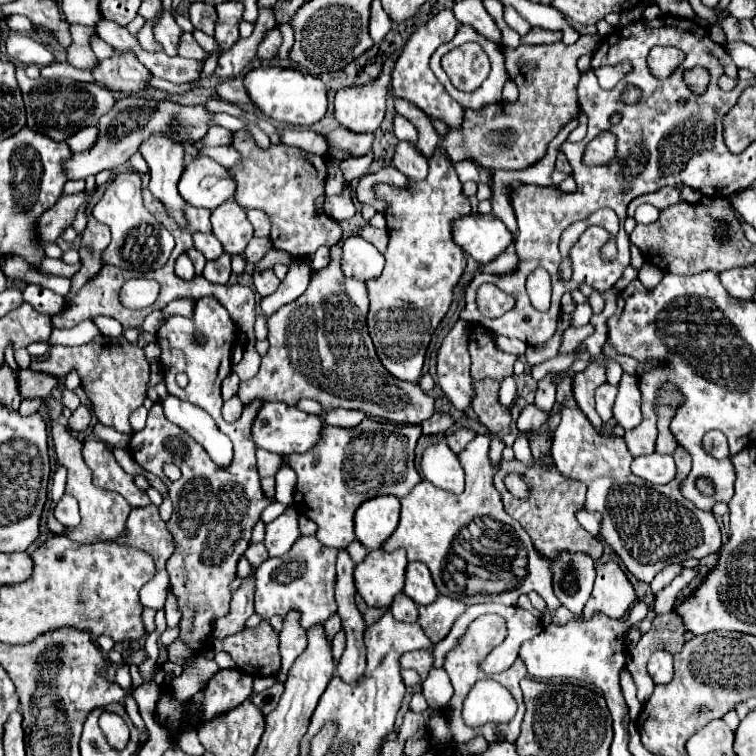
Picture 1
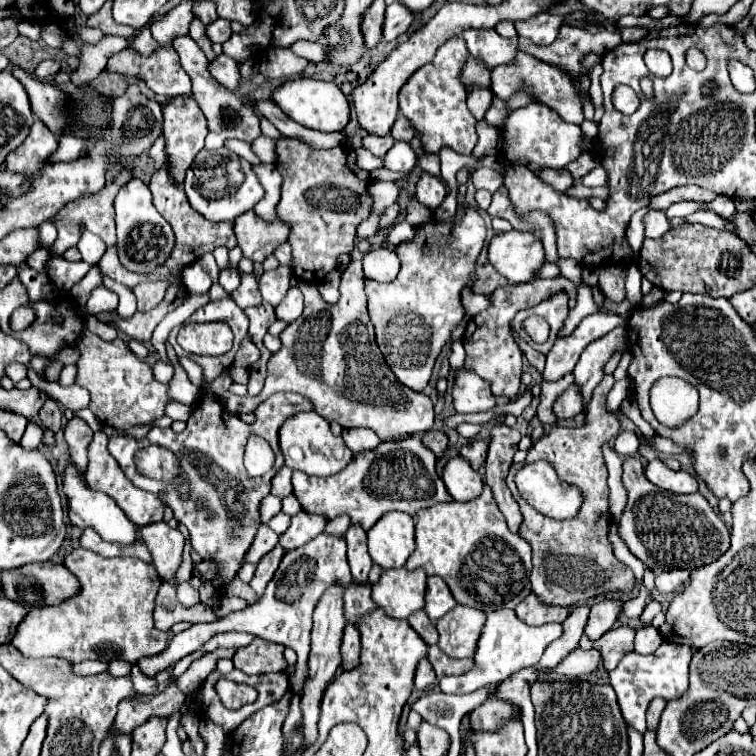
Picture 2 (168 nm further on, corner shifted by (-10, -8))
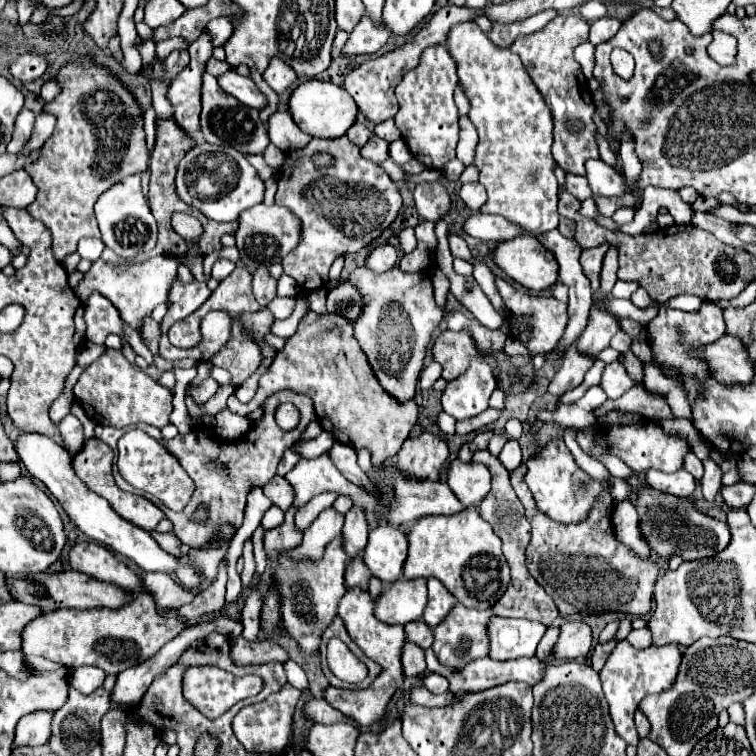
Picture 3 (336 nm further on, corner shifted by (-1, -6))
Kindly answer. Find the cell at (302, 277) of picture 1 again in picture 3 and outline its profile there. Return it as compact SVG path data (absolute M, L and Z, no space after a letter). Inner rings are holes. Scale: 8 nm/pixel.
M274 297L268 305L268 309L272 311L272 315L276 319L286 319L292 315L294 311L294 305L296 305L296 299L294 297Z

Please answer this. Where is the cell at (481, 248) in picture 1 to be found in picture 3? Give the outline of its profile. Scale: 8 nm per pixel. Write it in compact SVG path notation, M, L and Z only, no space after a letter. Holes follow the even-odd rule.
M532 235L500 243L494 251L494 261L508 277L536 293L550 289L558 281L554 255Z

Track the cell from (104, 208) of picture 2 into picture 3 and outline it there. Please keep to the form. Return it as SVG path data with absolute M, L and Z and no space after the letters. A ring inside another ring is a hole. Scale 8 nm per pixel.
M82 57L62 67L56 81L60 95L44 105L44 111L56 117L56 129L44 143L42 155L26 165L26 171L38 187L36 201L26 207L26 211L50 229L54 257L62 263L66 255L76 251L78 239L100 237L94 203L122 177L144 173L150 151L146 147L144 111L108 67L90 57Z

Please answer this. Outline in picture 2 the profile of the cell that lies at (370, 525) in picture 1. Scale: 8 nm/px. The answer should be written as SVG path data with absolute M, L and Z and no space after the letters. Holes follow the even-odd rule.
M401 511L385 513L367 533L369 555L381 569L403 567L415 549L413 517Z

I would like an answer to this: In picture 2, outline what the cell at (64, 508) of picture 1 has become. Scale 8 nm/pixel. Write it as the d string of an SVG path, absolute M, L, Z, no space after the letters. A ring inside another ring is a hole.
M67 465L65 479L63 479L63 493L67 495L67 513L69 521L79 527L95 527L103 540L117 543L133 543L137 537L137 527L127 519L127 515L119 509L115 501L103 492L91 491L85 487L79 471L73 465Z

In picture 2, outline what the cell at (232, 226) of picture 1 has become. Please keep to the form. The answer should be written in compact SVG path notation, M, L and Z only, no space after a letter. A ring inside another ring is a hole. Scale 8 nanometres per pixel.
M253 211L243 213L233 221L233 231L237 237L237 245L243 251L243 257L253 263L263 263L267 255L275 251L279 243L289 237L289 225L283 221L267 223L257 217Z

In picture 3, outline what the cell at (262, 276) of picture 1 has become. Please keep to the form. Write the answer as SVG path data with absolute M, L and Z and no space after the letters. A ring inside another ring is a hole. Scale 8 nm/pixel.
M260 267L254 273L252 285L254 285L254 297L262 307L266 307L276 297L276 279L268 273L266 267Z

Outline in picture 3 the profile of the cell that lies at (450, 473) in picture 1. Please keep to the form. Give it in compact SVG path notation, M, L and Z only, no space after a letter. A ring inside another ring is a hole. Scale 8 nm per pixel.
M454 459L448 467L446 483L466 507L478 507L490 491L490 471L482 463L462 463Z

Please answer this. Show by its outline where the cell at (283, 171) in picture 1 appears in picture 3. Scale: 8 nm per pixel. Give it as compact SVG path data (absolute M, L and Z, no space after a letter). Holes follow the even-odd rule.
M342 137L342 139L328 139L328 141L312 139L304 149L286 153L286 165L284 165L282 177L278 179L276 205L286 205L290 211L294 211L302 219L302 243L286 259L282 259L284 273L290 275L302 289L314 291L326 285L328 271L340 255L360 251L362 247L370 245L384 229L390 227L390 223L396 219L402 207L402 197L398 193L396 183L390 181L384 169L378 163L364 159L360 155L360 147L350 143L348 137ZM316 151L328 151L336 159L334 167L316 171L312 165L312 155Z

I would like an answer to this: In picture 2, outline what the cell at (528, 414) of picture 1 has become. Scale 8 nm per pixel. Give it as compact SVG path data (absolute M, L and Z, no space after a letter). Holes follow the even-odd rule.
M571 385L563 395L559 395L553 403L553 415L557 421L563 419L571 419L575 415L579 415L583 411L583 405L579 401L579 391L575 389L575 385Z

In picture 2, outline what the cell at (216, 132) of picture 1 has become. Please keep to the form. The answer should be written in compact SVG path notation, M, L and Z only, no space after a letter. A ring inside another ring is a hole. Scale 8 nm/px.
M261 135L252 142L251 149L263 163L274 164L277 159L275 140L272 138Z

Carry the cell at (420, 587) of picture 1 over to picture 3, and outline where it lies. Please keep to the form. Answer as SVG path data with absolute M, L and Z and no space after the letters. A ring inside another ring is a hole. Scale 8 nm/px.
M430 579L428 581L428 605L426 605L424 621L430 627L440 625L456 603L458 603L456 597L450 595L450 591L438 579Z

